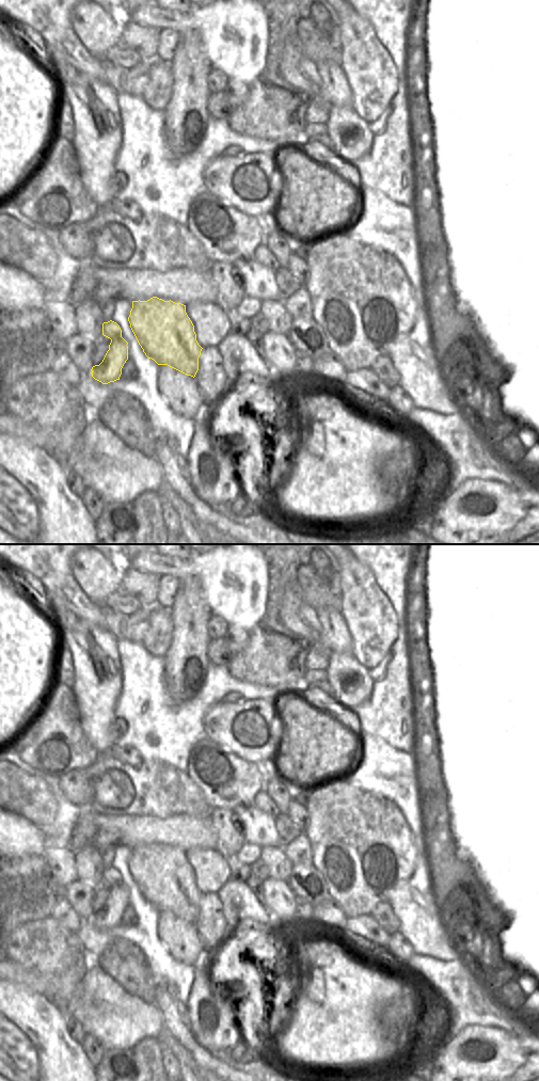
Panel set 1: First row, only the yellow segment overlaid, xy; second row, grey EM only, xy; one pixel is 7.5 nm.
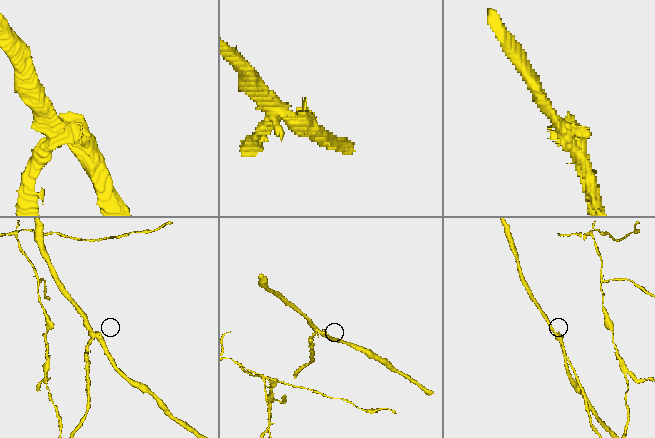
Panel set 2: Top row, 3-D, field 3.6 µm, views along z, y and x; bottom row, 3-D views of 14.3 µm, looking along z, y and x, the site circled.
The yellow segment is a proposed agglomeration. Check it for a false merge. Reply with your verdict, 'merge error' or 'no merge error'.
merge error

